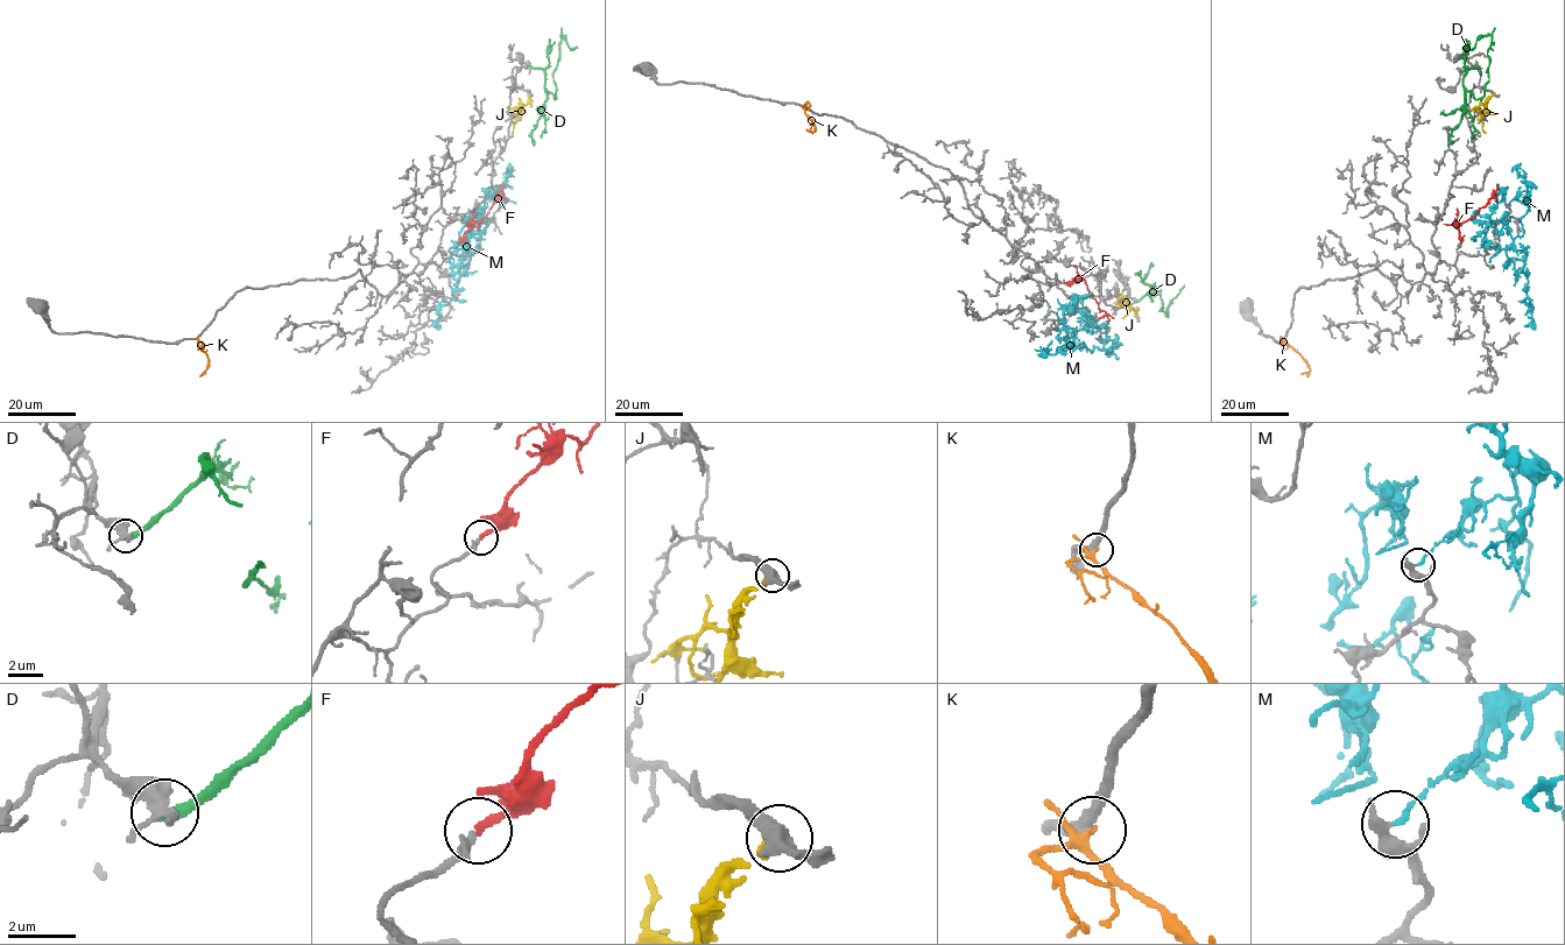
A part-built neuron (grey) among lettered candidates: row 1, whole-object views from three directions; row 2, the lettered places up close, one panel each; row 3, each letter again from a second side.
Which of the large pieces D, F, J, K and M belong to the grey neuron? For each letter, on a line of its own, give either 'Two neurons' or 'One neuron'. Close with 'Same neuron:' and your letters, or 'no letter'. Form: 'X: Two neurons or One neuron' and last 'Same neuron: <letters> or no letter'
D: Two neurons
F: One neuron
J: Two neurons
K: Two neurons
M: Two neurons
Same neuron: F

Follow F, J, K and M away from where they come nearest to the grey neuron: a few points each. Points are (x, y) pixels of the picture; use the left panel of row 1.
F: (458, 242), (476, 221), (486, 217), (499, 197), (499, 184)
J: (528, 93), (529, 99), (512, 133)
K: (197, 339), (208, 357), (205, 373)
M: (501, 204), (497, 191), (488, 196), (470, 247), (457, 248), (488, 191), (500, 203)

